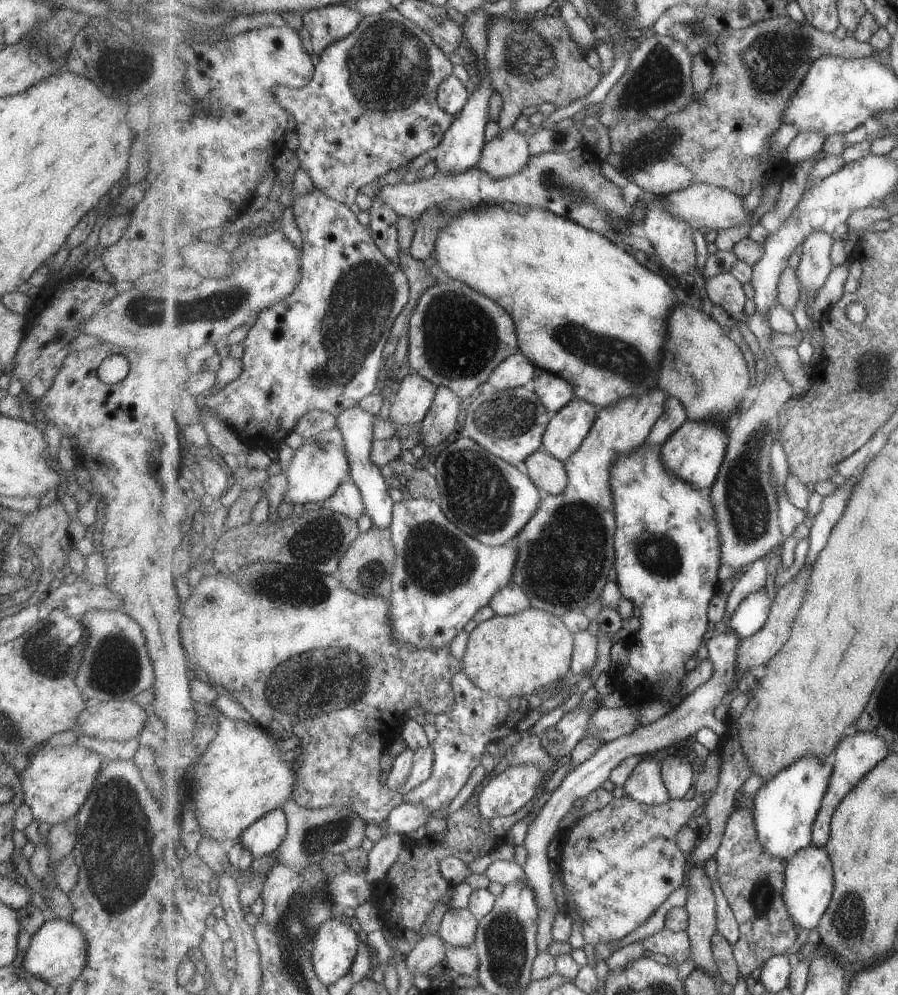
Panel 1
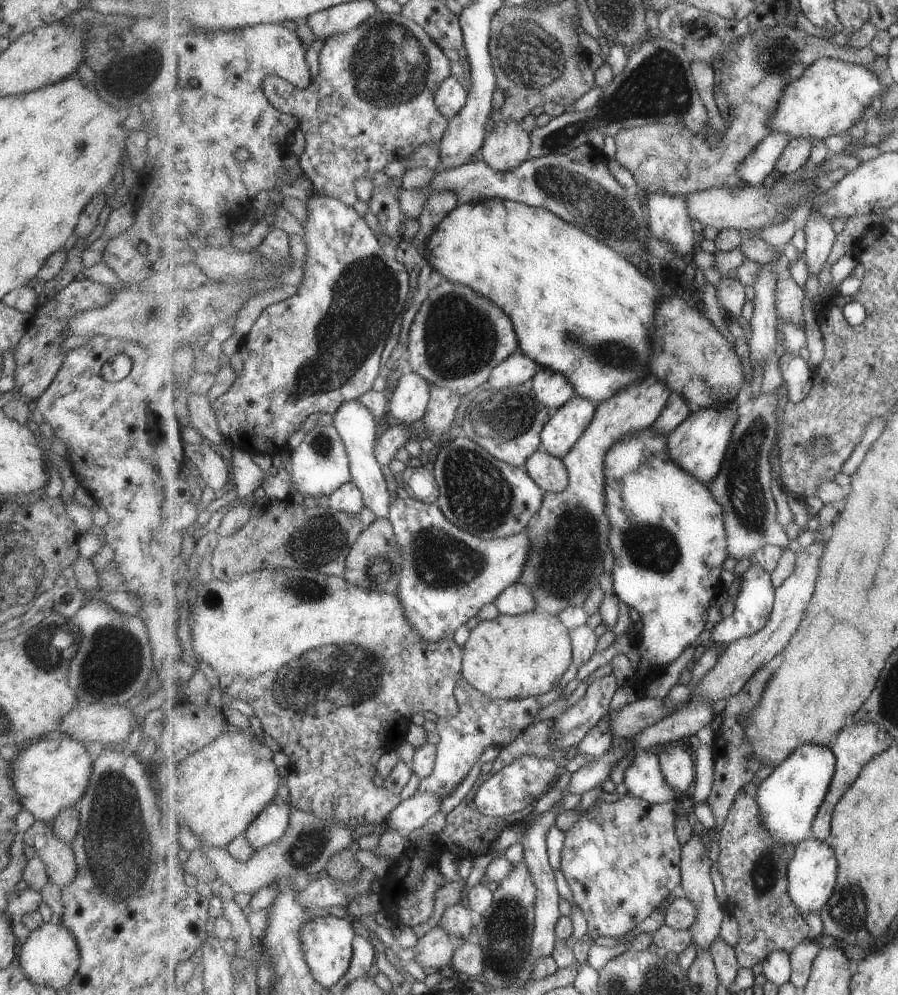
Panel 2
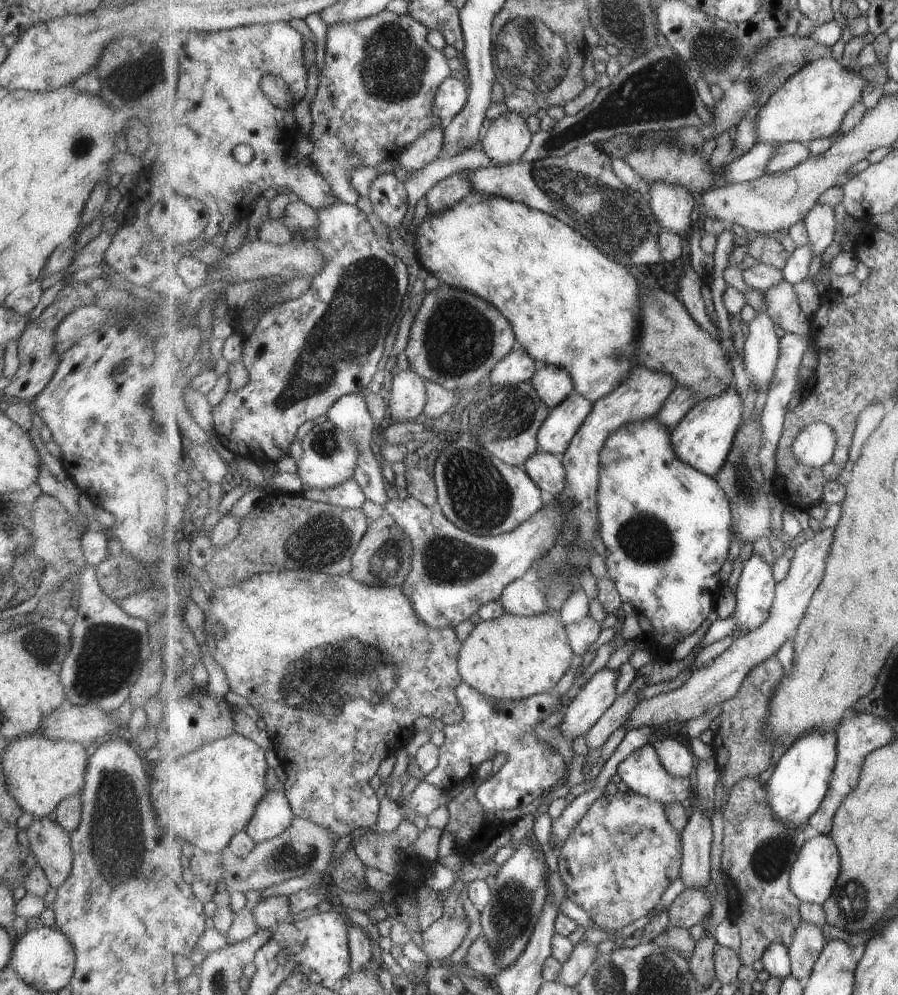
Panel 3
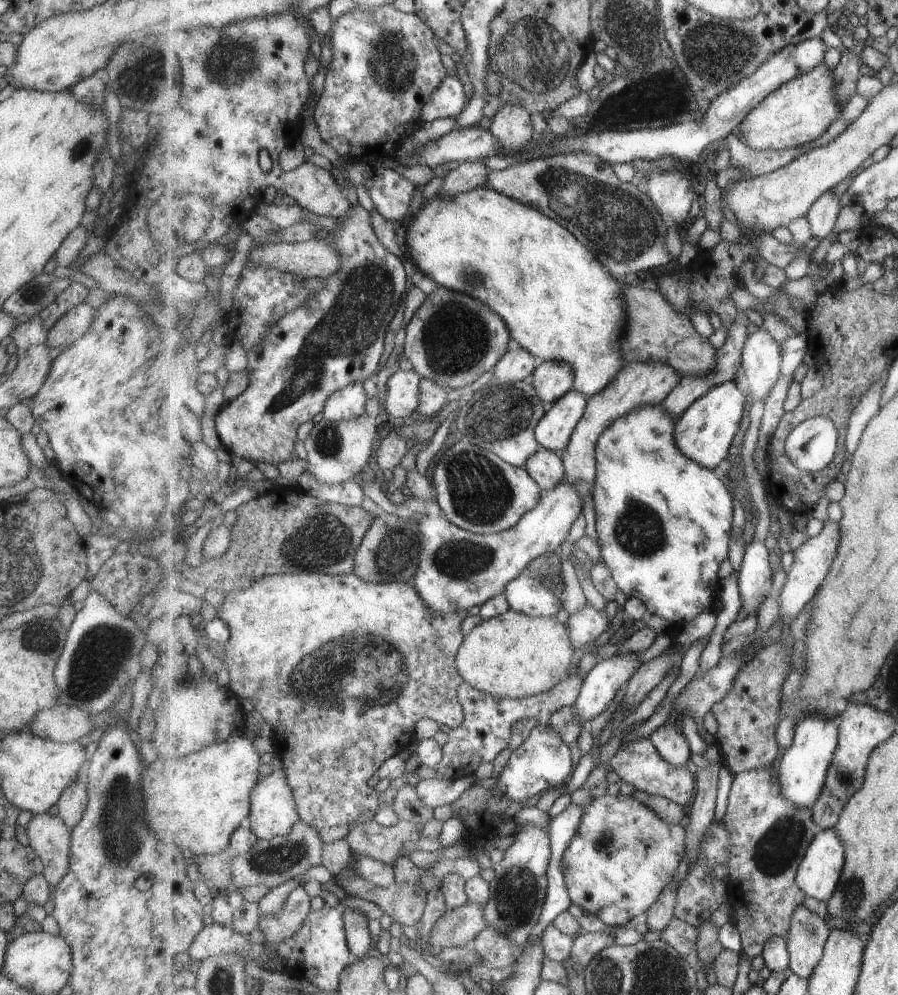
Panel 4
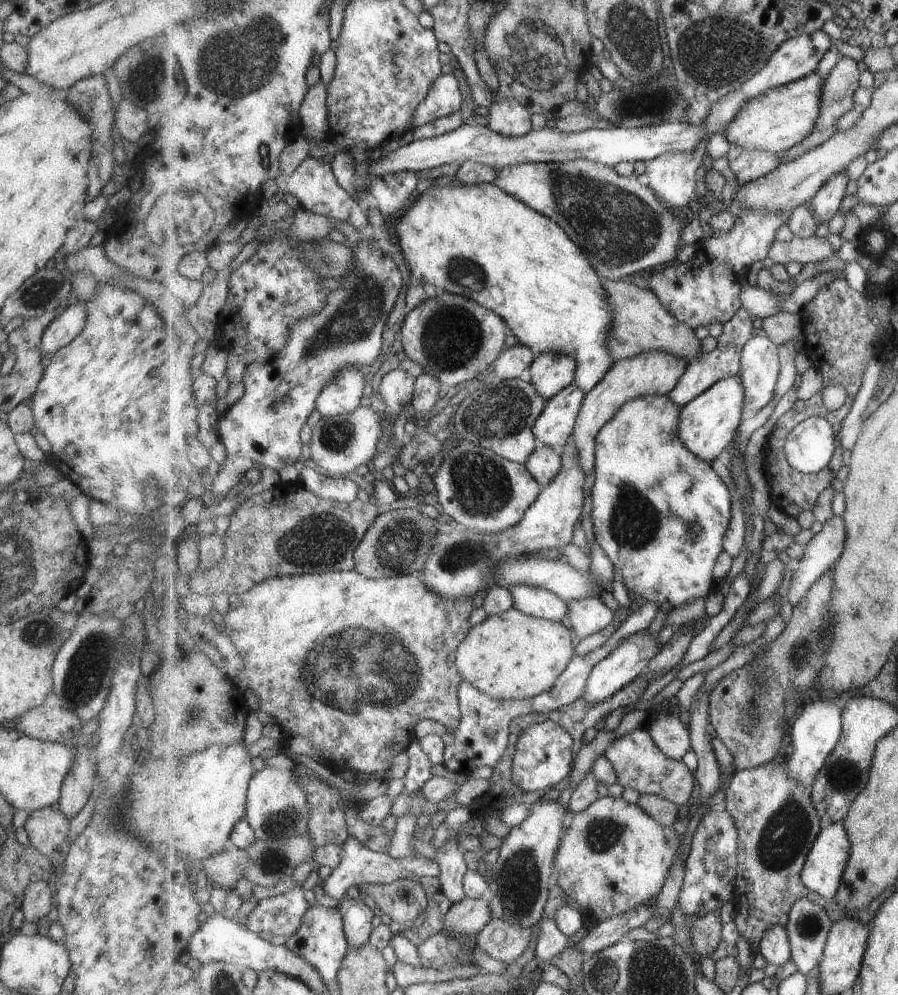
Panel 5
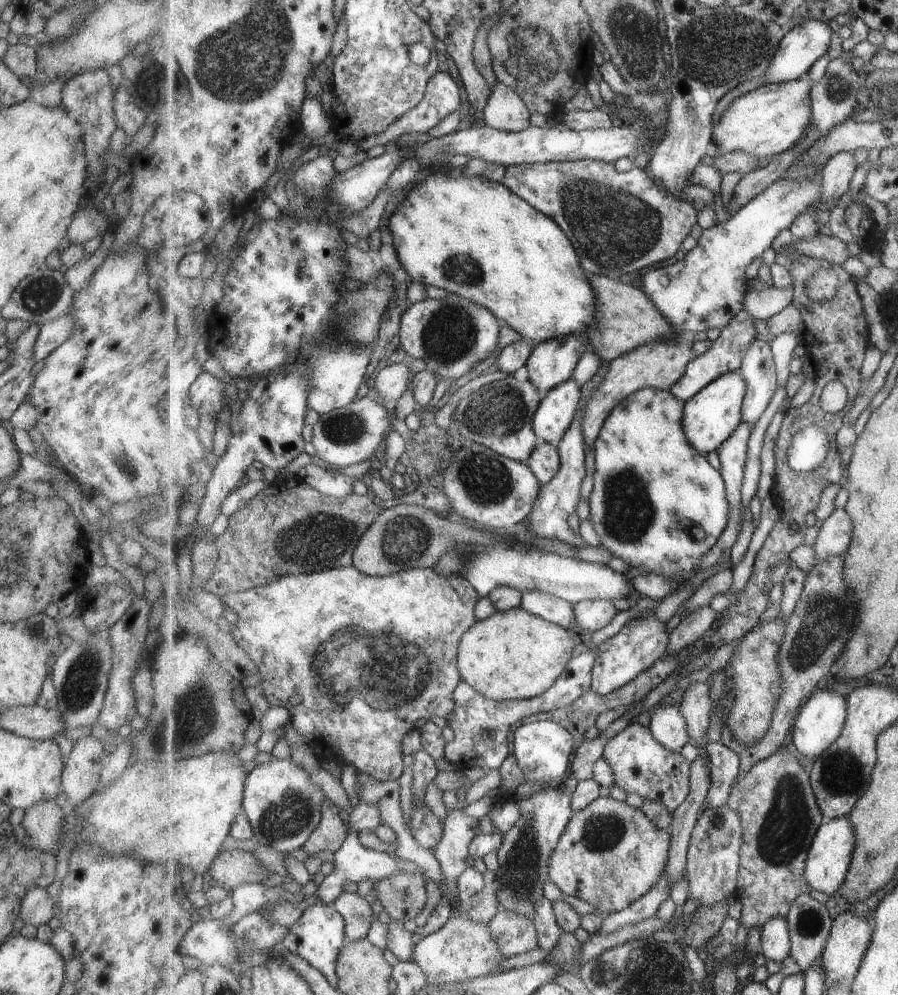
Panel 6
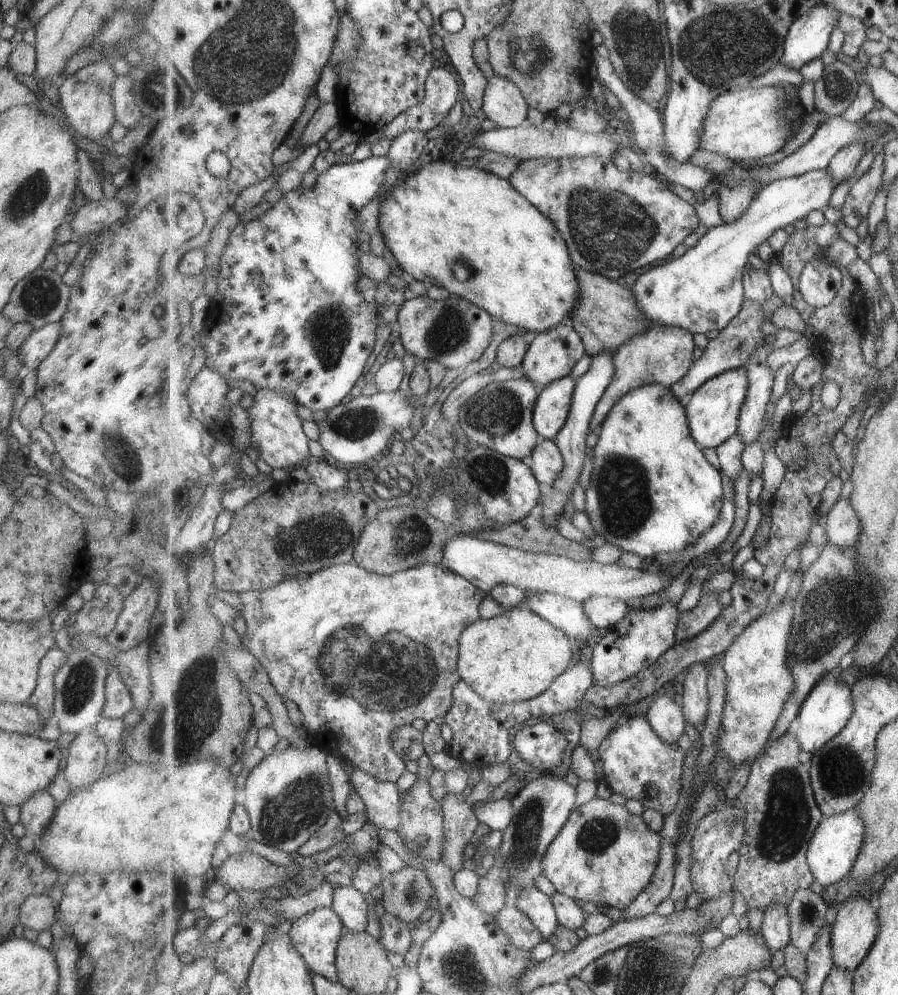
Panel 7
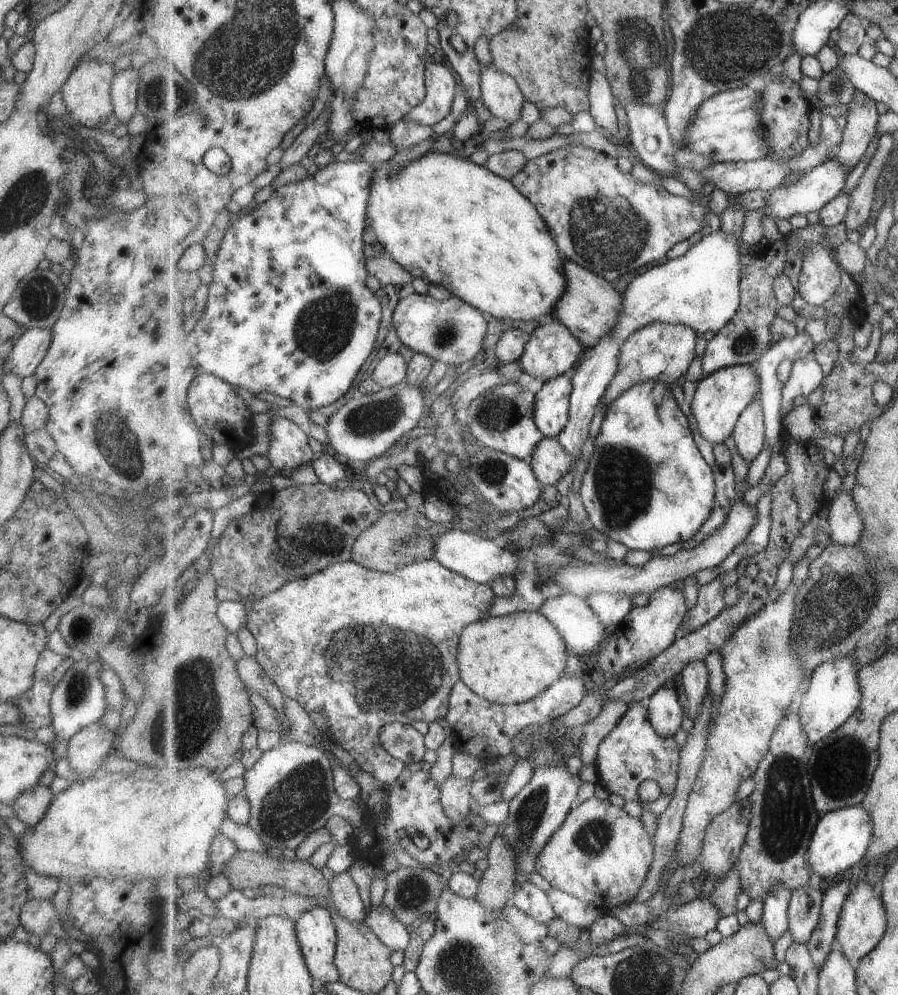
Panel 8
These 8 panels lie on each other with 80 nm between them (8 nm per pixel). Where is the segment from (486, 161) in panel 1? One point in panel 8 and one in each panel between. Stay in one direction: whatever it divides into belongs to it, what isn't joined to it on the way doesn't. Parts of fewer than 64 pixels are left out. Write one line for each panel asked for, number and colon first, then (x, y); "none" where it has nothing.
2: (507, 147)
3: (508, 138)
4: (512, 126)
5: (509, 117)
6: (506, 111)
7: (504, 104)
8: (501, 92)

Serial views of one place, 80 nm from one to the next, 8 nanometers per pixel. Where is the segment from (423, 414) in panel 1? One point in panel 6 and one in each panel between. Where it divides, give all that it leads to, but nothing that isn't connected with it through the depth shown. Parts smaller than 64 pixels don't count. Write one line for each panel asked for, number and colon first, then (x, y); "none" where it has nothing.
2: (411, 398)
3: (408, 398)
4: (403, 389)
5: (397, 388)
6: (393, 381)

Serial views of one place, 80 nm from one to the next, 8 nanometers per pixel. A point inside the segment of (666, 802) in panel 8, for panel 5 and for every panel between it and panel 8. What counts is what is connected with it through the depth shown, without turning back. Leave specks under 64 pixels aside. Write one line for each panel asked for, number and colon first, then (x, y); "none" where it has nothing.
5: (641, 765)
6: (641, 765)
7: (634, 757)

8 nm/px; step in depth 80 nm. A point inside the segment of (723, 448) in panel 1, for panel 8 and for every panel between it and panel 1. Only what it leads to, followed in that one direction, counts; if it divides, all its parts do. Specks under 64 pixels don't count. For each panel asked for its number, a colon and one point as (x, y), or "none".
2: (700, 445)
3: (704, 439)
4: (704, 433)
5: (708, 424)
6: (711, 417)
7: (714, 410)
8: (720, 398)

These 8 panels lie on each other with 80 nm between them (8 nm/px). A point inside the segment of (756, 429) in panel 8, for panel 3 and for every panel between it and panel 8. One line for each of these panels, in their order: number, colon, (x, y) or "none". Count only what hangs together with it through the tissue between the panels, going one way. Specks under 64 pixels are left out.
3: (761, 349)
4: (761, 359)
5: (760, 368)
6: (758, 368)
7: (751, 419)

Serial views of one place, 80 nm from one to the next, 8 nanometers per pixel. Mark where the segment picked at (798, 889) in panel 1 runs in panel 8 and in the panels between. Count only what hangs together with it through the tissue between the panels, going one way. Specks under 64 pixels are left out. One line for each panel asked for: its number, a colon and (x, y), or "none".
2: (812, 875)
3: (814, 877)
4: (820, 872)
5: (824, 870)
6: (831, 856)
7: (837, 843)
8: (841, 839)

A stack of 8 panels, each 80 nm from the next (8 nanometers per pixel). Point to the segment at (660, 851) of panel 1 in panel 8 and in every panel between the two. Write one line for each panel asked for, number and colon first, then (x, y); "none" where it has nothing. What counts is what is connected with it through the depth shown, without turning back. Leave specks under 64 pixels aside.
2: (621, 860)
3: (619, 860)
4: (624, 854)
5: (615, 856)
6: (611, 854)
7: (605, 855)
8: (601, 855)

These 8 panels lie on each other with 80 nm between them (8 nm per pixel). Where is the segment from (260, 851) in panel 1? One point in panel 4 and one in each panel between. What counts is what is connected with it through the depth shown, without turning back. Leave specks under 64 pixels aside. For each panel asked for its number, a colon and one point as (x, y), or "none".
2: (273, 822)
3: (274, 815)
4: (274, 812)

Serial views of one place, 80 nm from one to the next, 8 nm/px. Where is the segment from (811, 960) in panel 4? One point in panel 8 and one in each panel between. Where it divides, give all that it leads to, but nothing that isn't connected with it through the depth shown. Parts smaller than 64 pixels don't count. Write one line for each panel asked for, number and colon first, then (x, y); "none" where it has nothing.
5: (809, 926)
6: (810, 923)
7: (809, 913)
8: (806, 904)

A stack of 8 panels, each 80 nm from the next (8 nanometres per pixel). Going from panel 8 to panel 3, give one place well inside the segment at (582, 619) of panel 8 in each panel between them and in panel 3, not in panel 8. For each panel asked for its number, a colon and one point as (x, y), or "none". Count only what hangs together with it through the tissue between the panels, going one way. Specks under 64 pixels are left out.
3: (523, 597)
4: (526, 594)
5: (532, 600)
6: (554, 609)
7: (567, 614)

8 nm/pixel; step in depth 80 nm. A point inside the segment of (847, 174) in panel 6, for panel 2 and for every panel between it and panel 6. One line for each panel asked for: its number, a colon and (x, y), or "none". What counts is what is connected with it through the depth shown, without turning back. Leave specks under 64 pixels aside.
2: (820, 236)
3: (820, 223)
4: (822, 216)
5: (824, 206)

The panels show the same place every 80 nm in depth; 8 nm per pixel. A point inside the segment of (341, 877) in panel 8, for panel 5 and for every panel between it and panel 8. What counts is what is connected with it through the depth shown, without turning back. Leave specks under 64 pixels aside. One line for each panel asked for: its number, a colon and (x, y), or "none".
5: (358, 915)
6: (356, 911)
7: (353, 907)

